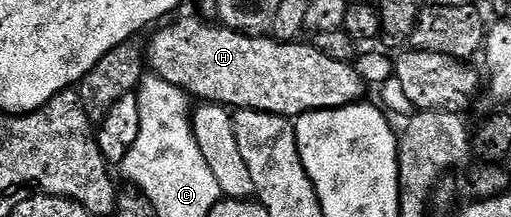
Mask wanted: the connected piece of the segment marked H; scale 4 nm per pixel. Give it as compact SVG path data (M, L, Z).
M199 17L194 18L179 19L172 27L160 26L160 31L152 37L151 44L146 44L145 63L154 74L160 75L171 85L177 85L196 100L218 103L228 109L243 107L244 112L258 111L265 115L298 117L307 111L348 107L364 98L365 84L355 72L354 66L333 61L333 57L325 57L325 53L313 45L307 44L306 47L303 41L280 43L272 37L256 37Z

